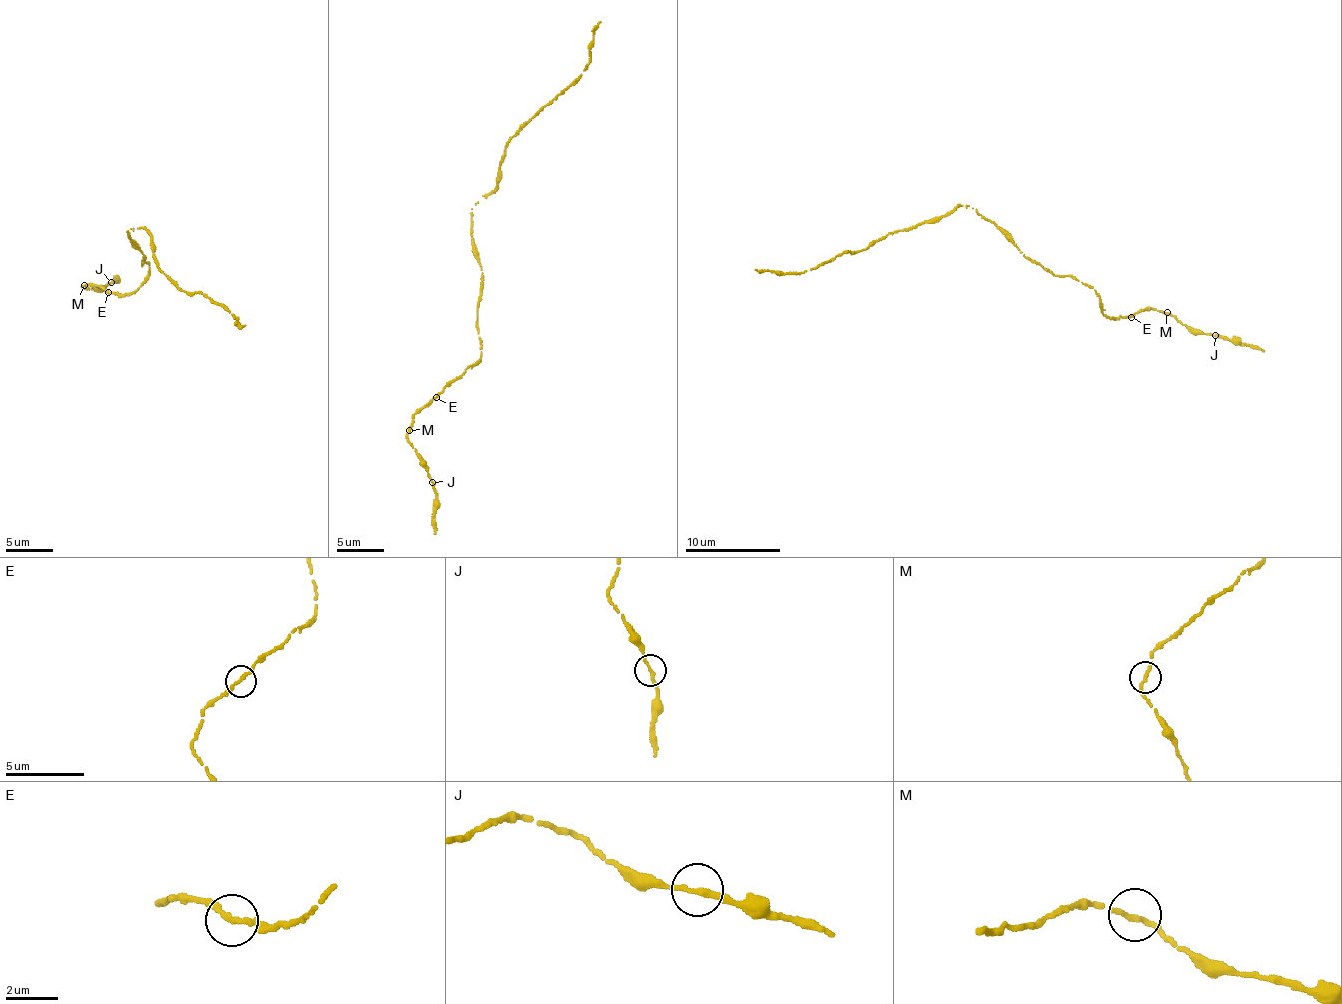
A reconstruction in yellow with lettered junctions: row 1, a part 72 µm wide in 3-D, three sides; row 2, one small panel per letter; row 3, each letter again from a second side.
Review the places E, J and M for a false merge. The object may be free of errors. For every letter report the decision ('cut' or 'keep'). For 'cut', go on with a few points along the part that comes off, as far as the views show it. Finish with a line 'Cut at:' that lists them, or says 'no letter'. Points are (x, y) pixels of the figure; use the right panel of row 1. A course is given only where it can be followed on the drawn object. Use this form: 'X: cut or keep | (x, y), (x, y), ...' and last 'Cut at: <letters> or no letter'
E: keep
J: keep
M: keep
Cut at: no letter

